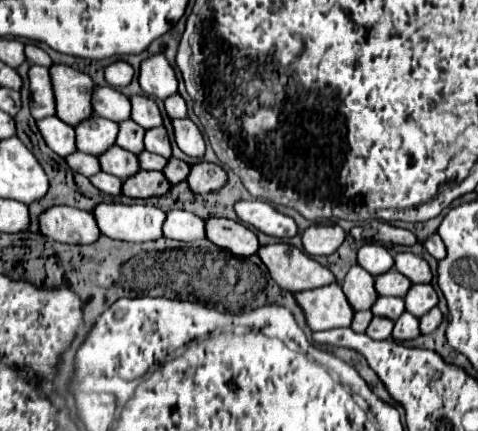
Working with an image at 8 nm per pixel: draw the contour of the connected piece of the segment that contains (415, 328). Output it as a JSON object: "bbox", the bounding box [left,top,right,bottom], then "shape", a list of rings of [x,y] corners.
{"bbox":[393,313,421,341],"shape":[[[403,313],[397,321],[395,321],[395,329],[393,329],[393,339],[395,341],[409,341],[421,335],[419,329],[419,319],[413,317],[411,313]]]}

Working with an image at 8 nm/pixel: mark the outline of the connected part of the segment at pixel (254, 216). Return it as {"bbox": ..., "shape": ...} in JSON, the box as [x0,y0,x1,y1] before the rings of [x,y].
{"bbox":[235,199,297,237],"shape":[[[261,199],[251,201],[239,201],[235,203],[235,211],[243,223],[253,225],[257,231],[273,237],[295,237],[297,235],[297,223],[289,217],[277,211],[273,205]]]}

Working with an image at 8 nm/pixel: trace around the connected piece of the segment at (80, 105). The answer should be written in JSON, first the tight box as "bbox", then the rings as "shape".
{"bbox":[51,65,95,127],"shape":[[[53,65],[51,81],[57,101],[57,117],[73,127],[93,115],[91,95],[95,89],[95,81],[77,69],[65,65]]]}

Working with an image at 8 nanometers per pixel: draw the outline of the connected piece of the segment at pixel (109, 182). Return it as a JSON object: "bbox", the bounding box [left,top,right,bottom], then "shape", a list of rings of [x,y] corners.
{"bbox":[89,171,123,195],"shape":[[[101,171],[101,173],[93,175],[93,177],[89,177],[89,181],[91,181],[99,191],[103,191],[103,193],[107,193],[107,195],[121,195],[121,185],[123,185],[123,181],[121,181],[119,177],[113,177],[113,175]]]}

